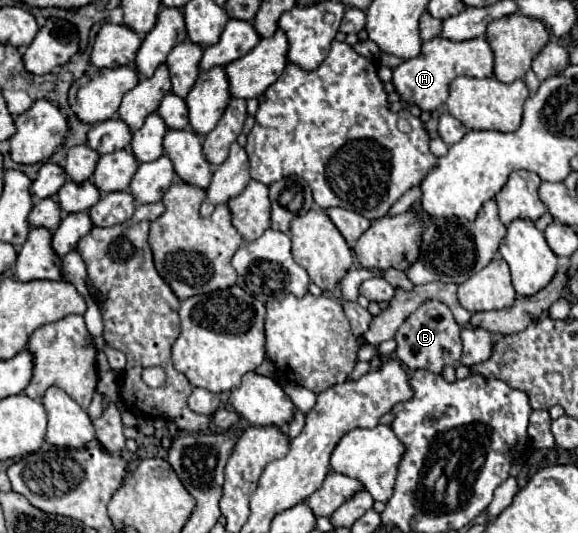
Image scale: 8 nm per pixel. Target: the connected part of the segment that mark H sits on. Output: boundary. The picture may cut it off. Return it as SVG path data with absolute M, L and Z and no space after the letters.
M433 38L423 42L421 54L417 58L405 60L401 66L393 70L393 86L403 104L415 104L423 112L439 110L447 100L449 84L457 76L473 76L487 78L493 74L493 52L485 38L473 38L465 42L451 42L445 38Z

